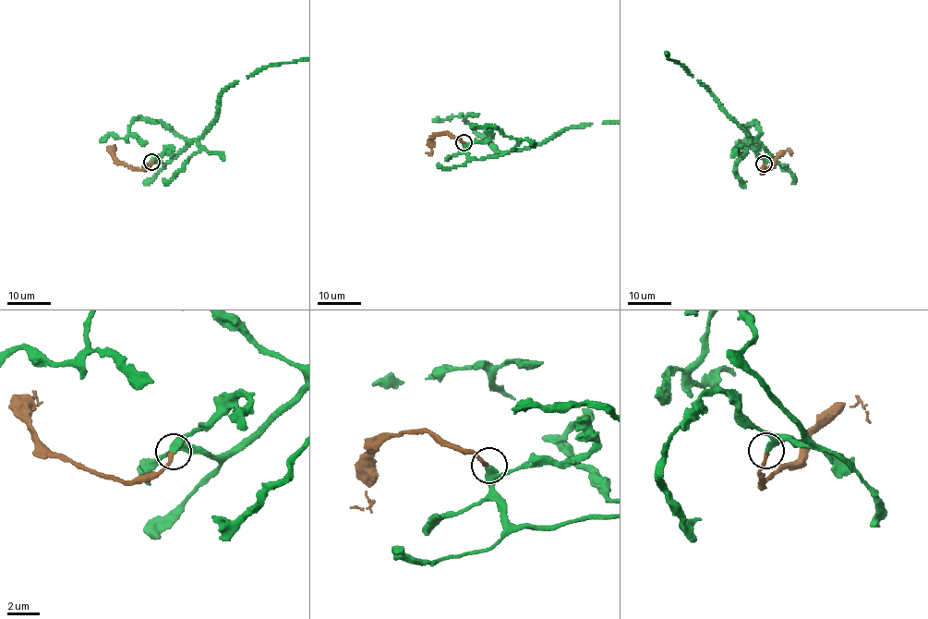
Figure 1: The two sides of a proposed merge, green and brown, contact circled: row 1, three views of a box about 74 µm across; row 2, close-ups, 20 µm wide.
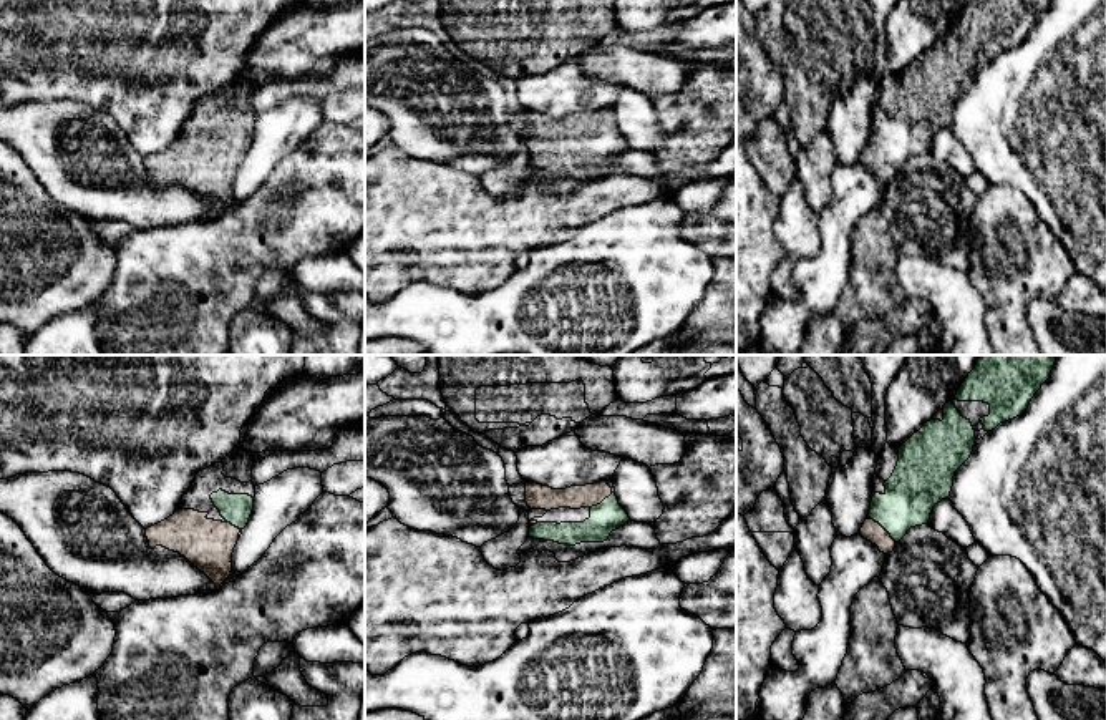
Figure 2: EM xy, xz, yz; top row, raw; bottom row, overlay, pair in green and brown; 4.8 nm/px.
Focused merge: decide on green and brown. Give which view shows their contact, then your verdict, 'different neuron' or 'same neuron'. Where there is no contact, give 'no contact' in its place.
yz | same neuron

